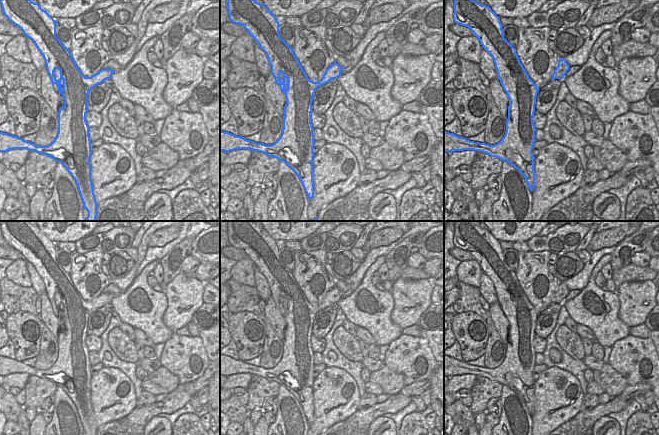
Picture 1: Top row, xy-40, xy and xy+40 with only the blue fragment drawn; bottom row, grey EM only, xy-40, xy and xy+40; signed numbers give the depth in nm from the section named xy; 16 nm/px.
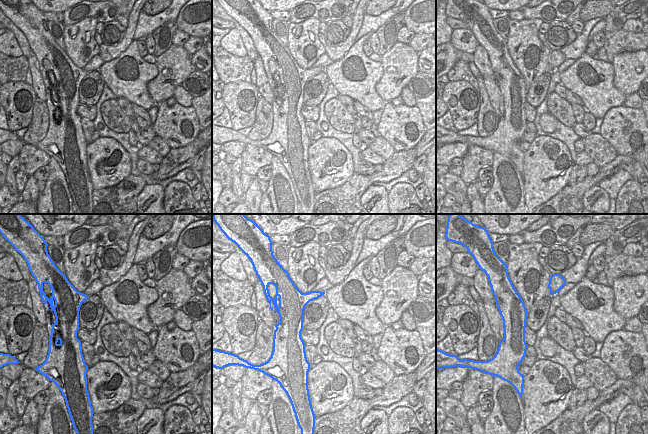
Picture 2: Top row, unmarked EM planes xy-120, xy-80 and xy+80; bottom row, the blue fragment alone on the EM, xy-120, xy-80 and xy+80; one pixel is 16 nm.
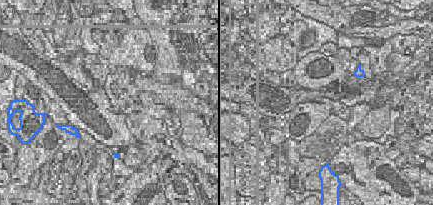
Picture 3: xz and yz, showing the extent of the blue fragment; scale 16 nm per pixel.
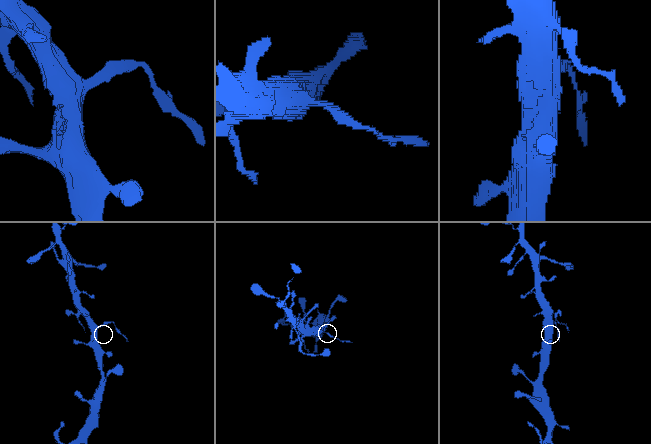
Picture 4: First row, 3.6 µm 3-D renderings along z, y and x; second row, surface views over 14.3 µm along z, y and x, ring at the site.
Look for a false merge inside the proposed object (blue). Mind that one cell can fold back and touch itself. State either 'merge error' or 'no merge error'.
merge error

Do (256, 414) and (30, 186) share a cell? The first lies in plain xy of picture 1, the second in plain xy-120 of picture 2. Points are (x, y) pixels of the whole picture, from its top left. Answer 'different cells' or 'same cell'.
different cells

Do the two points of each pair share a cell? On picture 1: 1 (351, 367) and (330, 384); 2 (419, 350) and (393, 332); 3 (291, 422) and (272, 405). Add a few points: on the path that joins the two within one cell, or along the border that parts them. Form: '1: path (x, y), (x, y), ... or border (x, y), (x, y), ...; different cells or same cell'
1: border (326, 366), (344, 369), (355, 381), (359, 391); different cells
2: border (402, 334), (388, 344); different cells
3: border (277, 396), (277, 412), (275, 414); different cells

